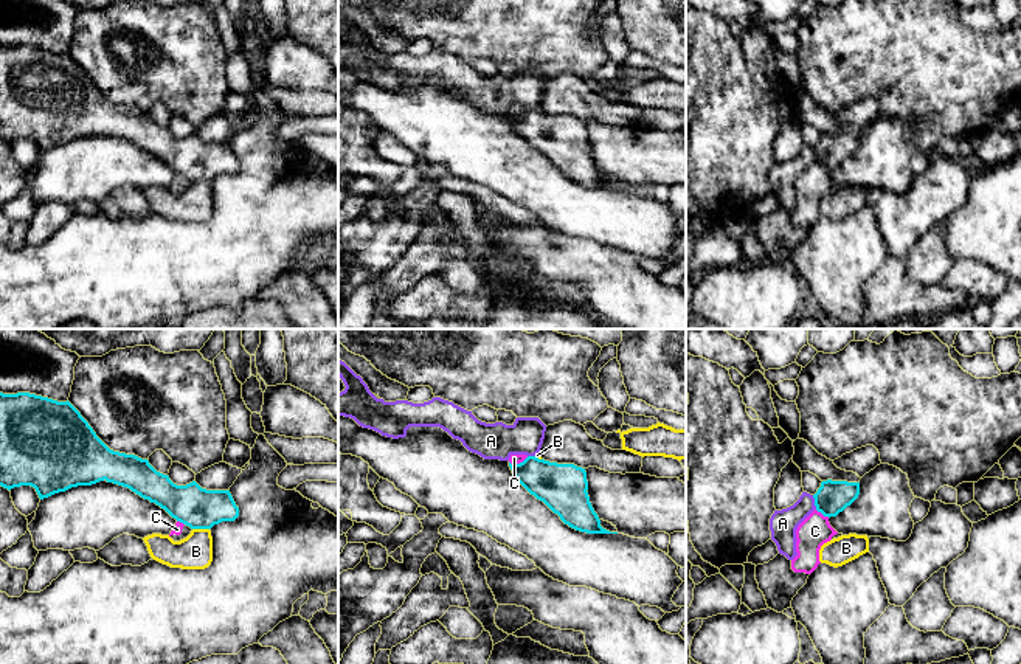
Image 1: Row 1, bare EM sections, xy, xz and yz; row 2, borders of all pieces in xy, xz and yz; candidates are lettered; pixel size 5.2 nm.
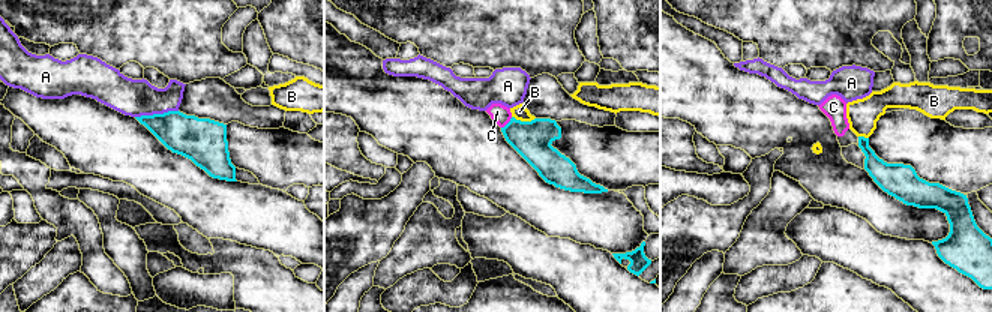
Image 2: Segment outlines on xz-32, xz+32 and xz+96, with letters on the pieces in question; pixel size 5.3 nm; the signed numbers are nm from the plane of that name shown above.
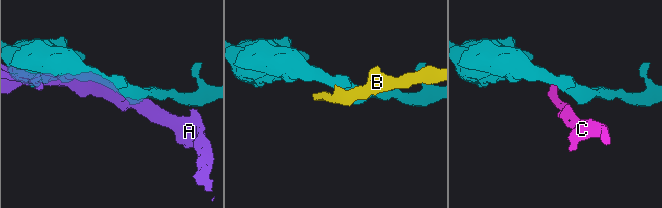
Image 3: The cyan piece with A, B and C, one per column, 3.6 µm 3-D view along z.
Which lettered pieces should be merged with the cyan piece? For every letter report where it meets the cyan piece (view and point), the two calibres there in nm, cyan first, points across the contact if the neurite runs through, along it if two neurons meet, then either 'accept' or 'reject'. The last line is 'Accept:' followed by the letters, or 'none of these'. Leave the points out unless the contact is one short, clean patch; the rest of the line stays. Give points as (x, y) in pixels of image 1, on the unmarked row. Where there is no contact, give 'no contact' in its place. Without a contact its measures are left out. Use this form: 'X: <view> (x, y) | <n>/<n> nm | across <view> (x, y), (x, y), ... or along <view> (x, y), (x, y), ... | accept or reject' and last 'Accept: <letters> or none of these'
A: yz (815, 154) | 170/140 nm | reject
B: xy (200, 180) | 220/180 nm | along xy (193, 180), (208, 182) | reject
C: yz (823, 166) | 170/160 nm | along yz (815, 162), (829, 169) | reject
Accept: none of these

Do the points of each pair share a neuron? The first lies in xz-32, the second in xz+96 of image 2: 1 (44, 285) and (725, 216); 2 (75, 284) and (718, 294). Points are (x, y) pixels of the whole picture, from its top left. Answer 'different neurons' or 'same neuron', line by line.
1: different neurons
2: different neurons

